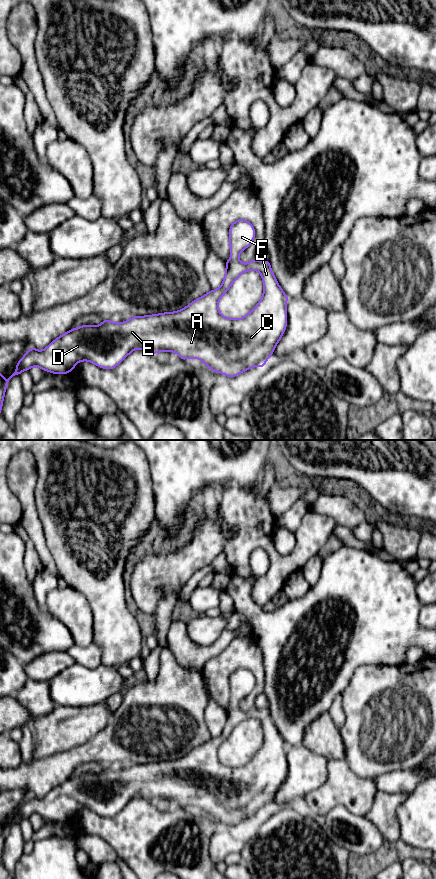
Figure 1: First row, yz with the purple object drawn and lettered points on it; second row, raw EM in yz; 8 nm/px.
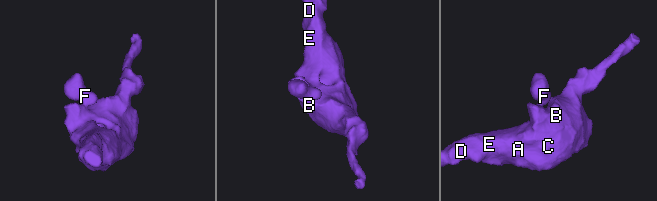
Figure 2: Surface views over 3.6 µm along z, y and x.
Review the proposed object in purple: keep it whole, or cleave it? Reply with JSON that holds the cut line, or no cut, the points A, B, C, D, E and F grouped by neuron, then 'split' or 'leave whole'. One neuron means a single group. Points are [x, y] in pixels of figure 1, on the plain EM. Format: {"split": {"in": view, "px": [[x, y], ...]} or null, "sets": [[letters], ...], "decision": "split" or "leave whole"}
{"split": null, "sets": [["A", "B", "C", "D", "E", "F"]], "decision": "leave whole"}

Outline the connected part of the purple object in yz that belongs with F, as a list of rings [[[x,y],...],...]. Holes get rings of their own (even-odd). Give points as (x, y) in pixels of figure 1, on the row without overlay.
[[[238,667],[233,670],[229,677],[232,704],[225,710],[226,721],[222,733],[179,759],[133,764],[130,768],[119,772],[105,766],[99,774],[83,773],[67,779],[43,799],[31,795],[18,809],[15,820],[8,827],[3,827],[3,819],[0,820],[0,863],[9,828],[15,823],[20,824],[24,818],[29,819],[33,814],[39,814],[43,820],[66,822],[72,820],[78,810],[86,808],[109,818],[119,813],[134,797],[139,796],[152,802],[161,799],[177,800],[181,808],[197,806],[212,819],[220,820],[227,825],[235,825],[254,814],[264,815],[286,778],[288,765],[286,749],[290,745],[278,732],[268,707],[263,709],[253,707],[247,712],[240,710],[237,704],[250,694],[254,687],[255,677],[249,669]],[[249,718],[256,718],[261,722],[264,739],[260,750],[240,767],[224,765],[218,757],[221,745],[242,721]]]

